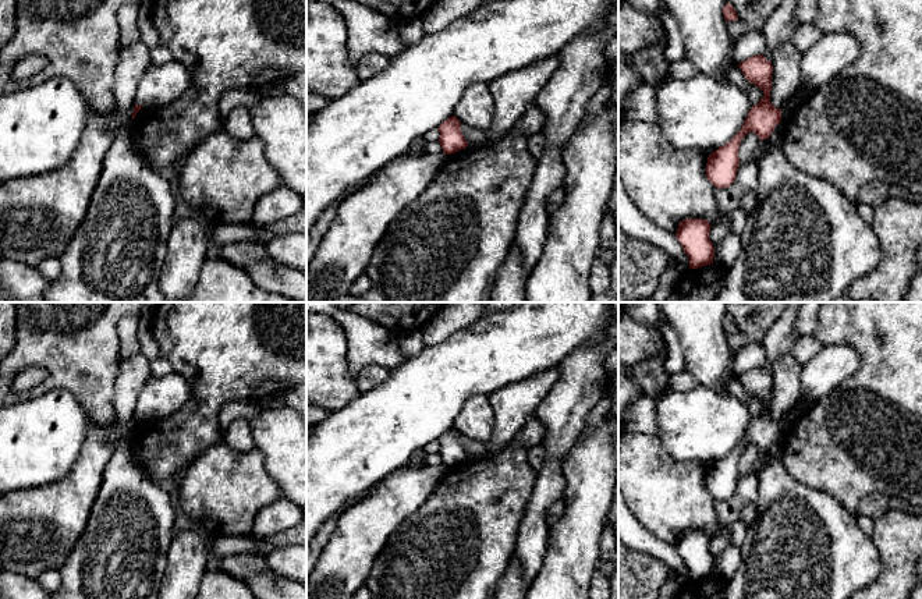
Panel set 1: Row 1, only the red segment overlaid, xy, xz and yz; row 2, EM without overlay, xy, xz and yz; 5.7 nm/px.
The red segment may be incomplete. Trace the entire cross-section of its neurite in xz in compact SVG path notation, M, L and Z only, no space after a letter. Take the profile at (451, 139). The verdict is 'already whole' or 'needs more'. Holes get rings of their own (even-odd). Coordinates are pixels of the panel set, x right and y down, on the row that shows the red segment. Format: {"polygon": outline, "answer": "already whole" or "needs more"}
{"polygon": "M455 116L443 121L437 130L440 132L439 142L443 153L451 155L468 146L461 132L461 123Z", "answer": "already whole"}

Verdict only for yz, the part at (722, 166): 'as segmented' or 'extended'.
as segmented

